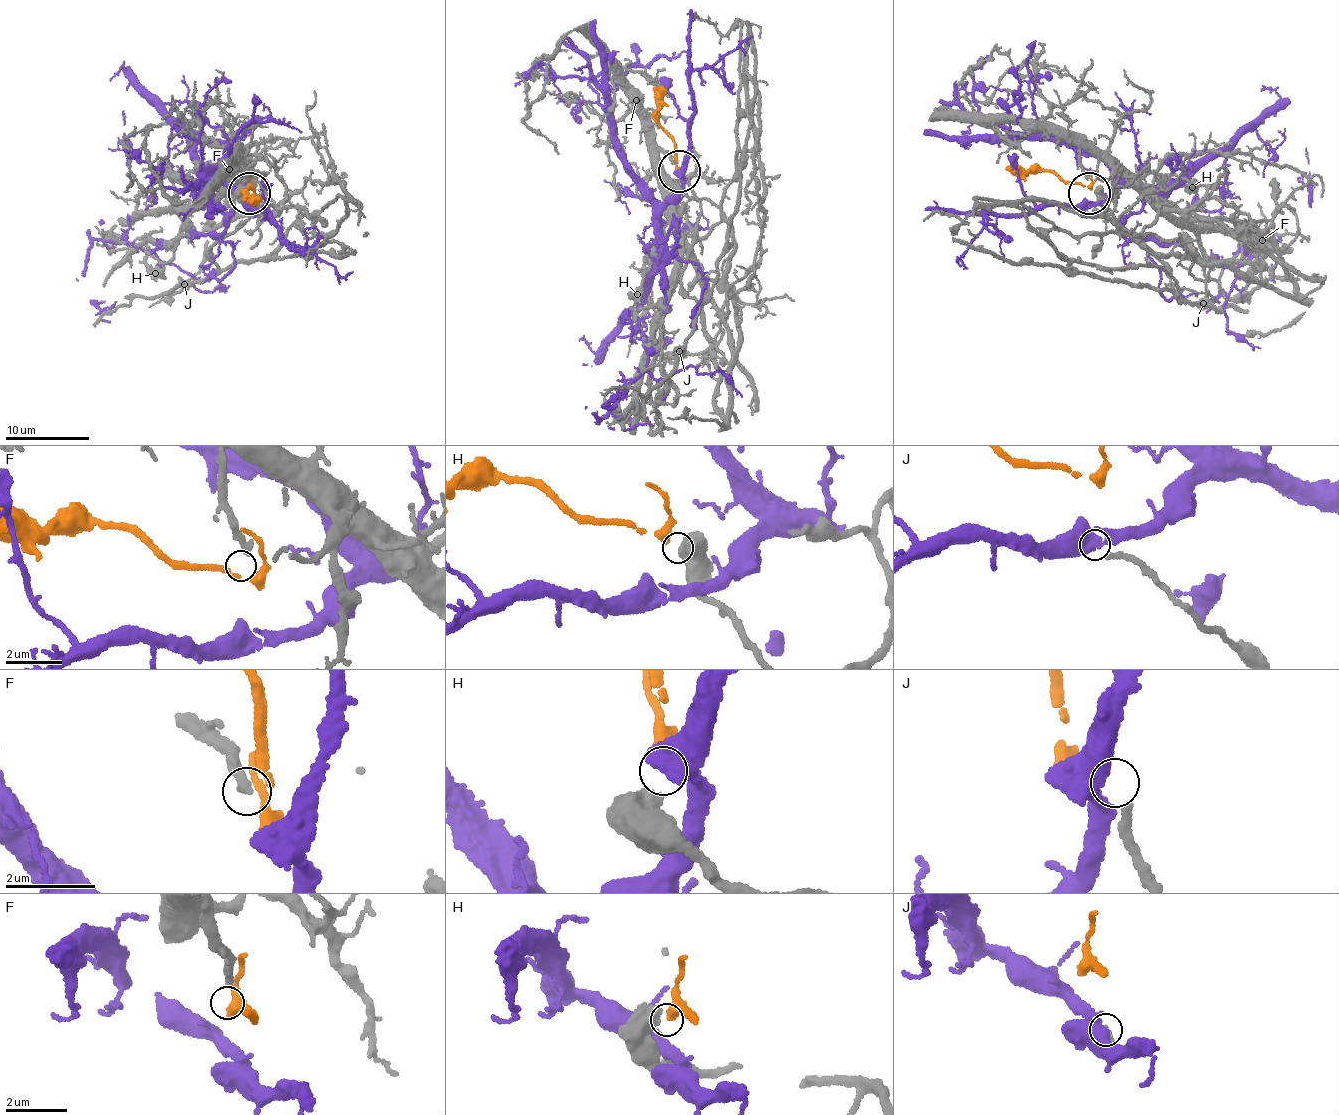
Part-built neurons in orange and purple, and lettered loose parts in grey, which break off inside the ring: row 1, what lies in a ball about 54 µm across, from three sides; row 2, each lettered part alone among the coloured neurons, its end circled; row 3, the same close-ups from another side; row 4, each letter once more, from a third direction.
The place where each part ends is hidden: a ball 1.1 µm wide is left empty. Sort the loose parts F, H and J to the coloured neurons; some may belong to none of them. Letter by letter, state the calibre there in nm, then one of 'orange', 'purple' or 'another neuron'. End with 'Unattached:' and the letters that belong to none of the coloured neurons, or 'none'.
F: 240 nm thick; another neuron
H: 700 nm thick; orange
J: 180 nm thick; another neuron
Unattached: F, J

